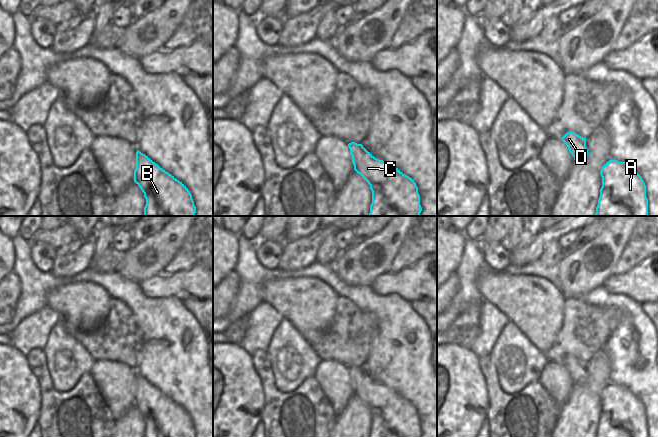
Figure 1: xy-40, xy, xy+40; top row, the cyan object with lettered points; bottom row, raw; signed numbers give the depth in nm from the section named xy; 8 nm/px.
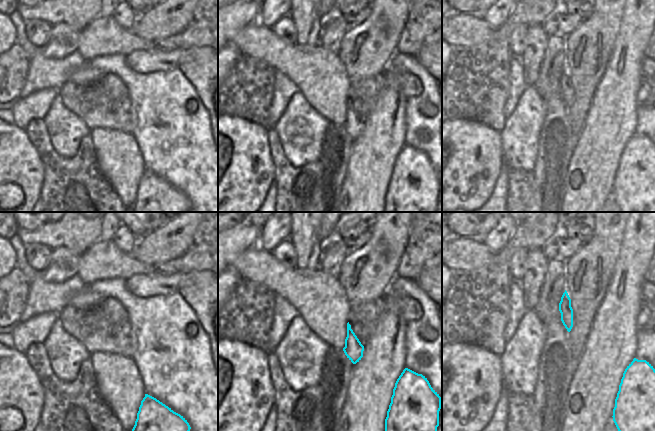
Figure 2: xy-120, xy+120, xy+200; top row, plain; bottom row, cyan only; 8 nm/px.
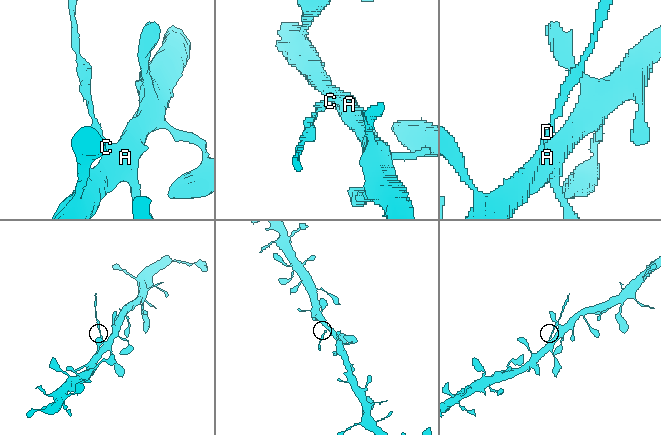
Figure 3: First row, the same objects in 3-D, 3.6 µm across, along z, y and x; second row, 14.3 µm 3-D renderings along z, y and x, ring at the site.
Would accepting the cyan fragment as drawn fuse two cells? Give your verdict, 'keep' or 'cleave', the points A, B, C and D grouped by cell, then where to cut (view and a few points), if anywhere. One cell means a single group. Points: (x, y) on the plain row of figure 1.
cleave | A B C / D | xy (364, 372), (352, 380)

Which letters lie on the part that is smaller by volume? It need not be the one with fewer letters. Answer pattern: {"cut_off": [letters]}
{"cut_off": ["D"]}

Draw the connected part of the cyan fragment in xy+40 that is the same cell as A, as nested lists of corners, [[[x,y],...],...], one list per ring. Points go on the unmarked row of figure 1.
[[[609,384],[600,399],[602,411],[596,437],[648,437],[646,409],[628,388]]]

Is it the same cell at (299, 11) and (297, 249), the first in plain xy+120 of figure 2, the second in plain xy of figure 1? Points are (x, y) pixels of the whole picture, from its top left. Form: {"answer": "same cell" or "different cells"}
{"answer": "different cells"}

